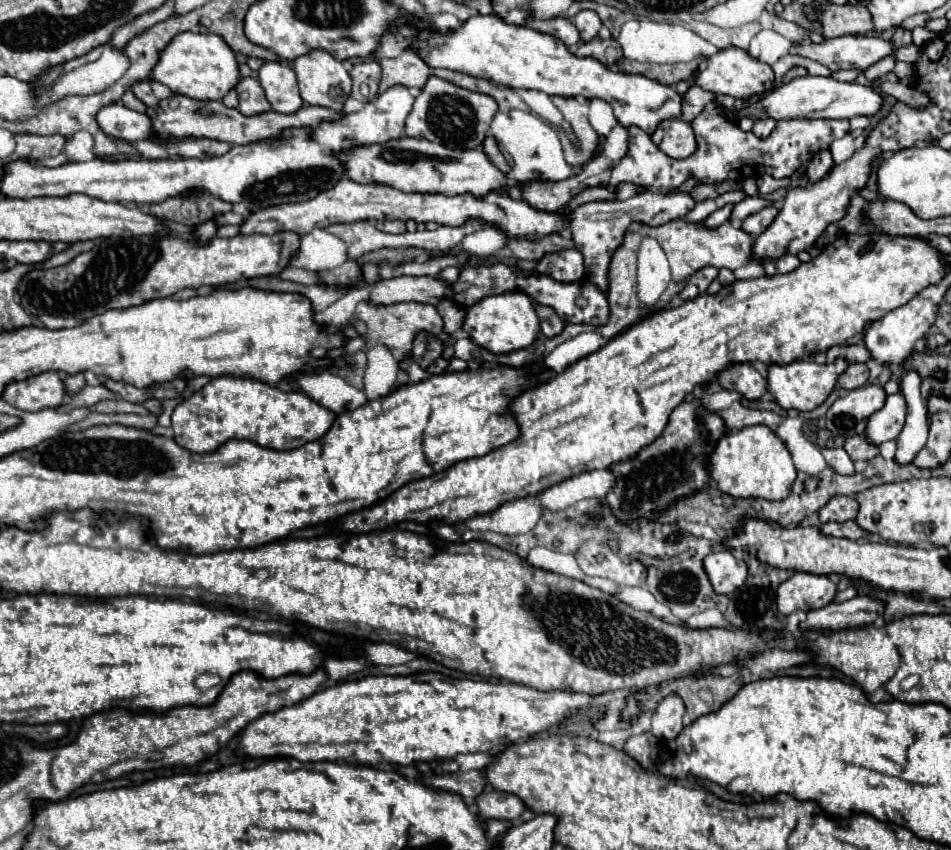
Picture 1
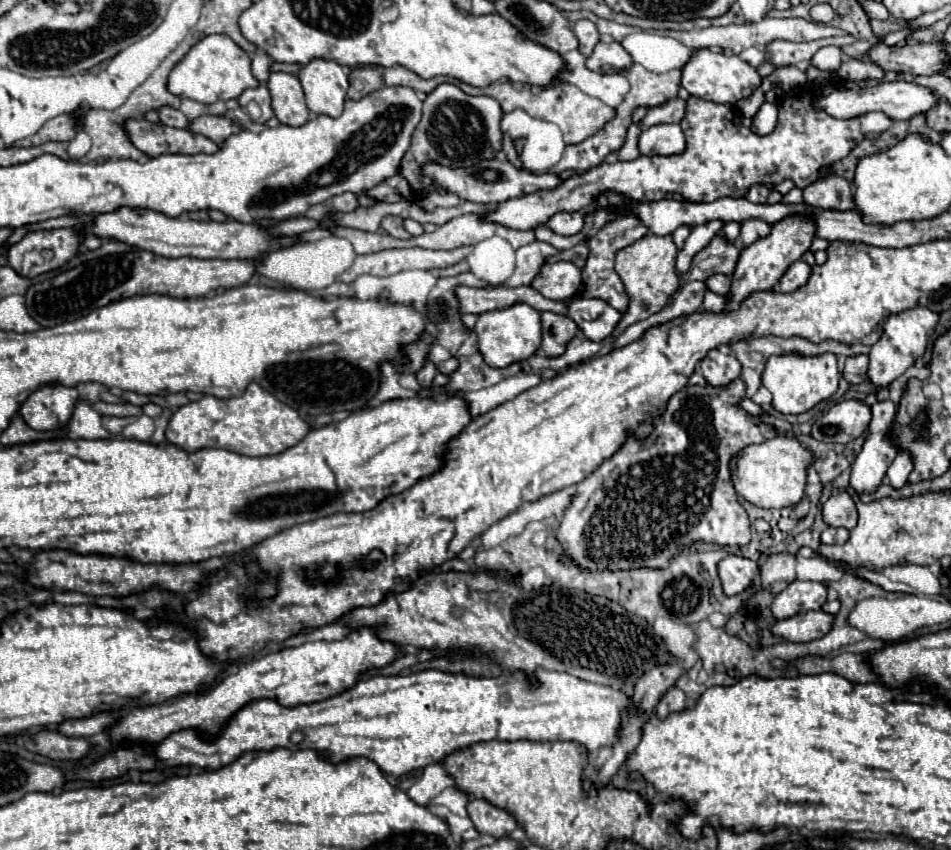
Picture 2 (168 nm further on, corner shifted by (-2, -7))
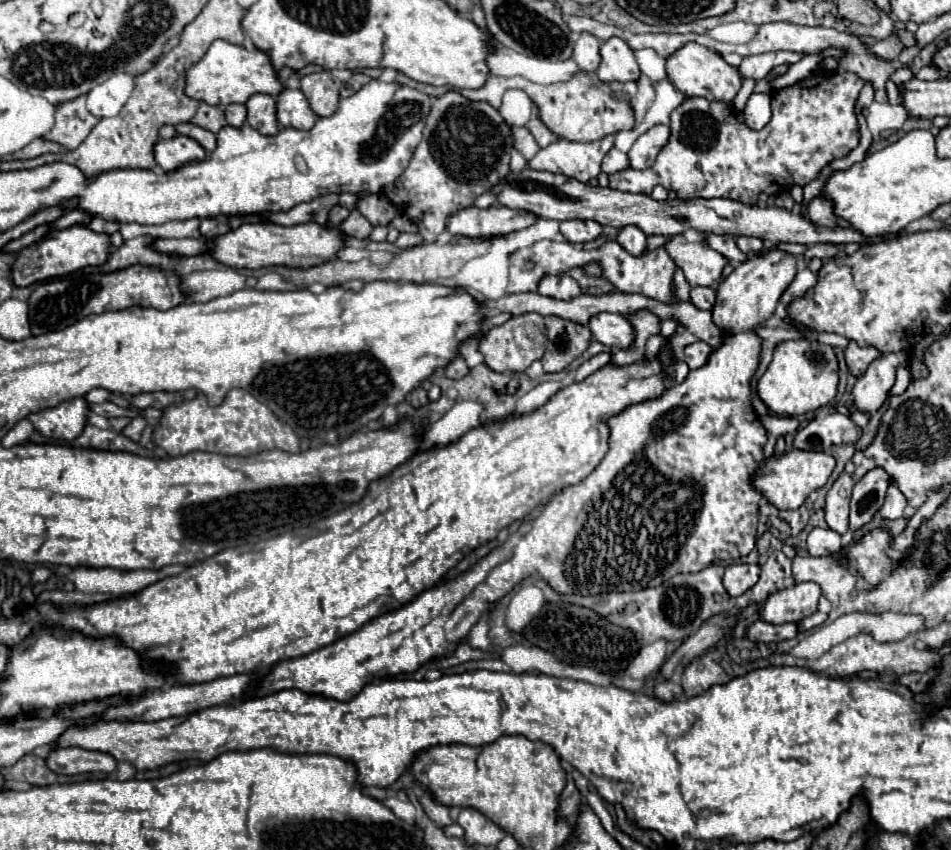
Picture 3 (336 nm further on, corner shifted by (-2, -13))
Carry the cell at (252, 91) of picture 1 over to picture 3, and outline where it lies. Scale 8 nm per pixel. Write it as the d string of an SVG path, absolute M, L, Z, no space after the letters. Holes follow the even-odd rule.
M256 93L246 101L248 117L246 123L260 131L262 135L276 135L278 121L276 121L276 101L270 95Z

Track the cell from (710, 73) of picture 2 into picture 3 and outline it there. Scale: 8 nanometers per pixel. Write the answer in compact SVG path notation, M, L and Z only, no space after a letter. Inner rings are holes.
M688 43L682 49L678 49L674 55L666 59L666 71L668 79L682 91L686 97L704 97L710 101L720 101L720 103L732 103L736 93L742 87L742 75L738 73L736 67L728 65L722 55L698 45L698 43Z

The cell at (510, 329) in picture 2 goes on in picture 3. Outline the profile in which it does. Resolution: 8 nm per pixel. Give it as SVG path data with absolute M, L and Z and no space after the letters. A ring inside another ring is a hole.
M524 313L518 317L510 317L506 323L484 331L480 339L480 353L484 355L484 363L498 373L526 371L534 359L542 359L544 351L546 351L546 329L544 329L544 317L538 313Z

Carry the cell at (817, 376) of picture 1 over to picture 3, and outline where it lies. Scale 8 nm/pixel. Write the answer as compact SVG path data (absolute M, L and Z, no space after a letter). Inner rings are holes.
M814 337L784 341L774 349L772 363L758 381L758 397L776 415L802 415L816 411L836 397L838 387L838 363L834 349L818 343Z

